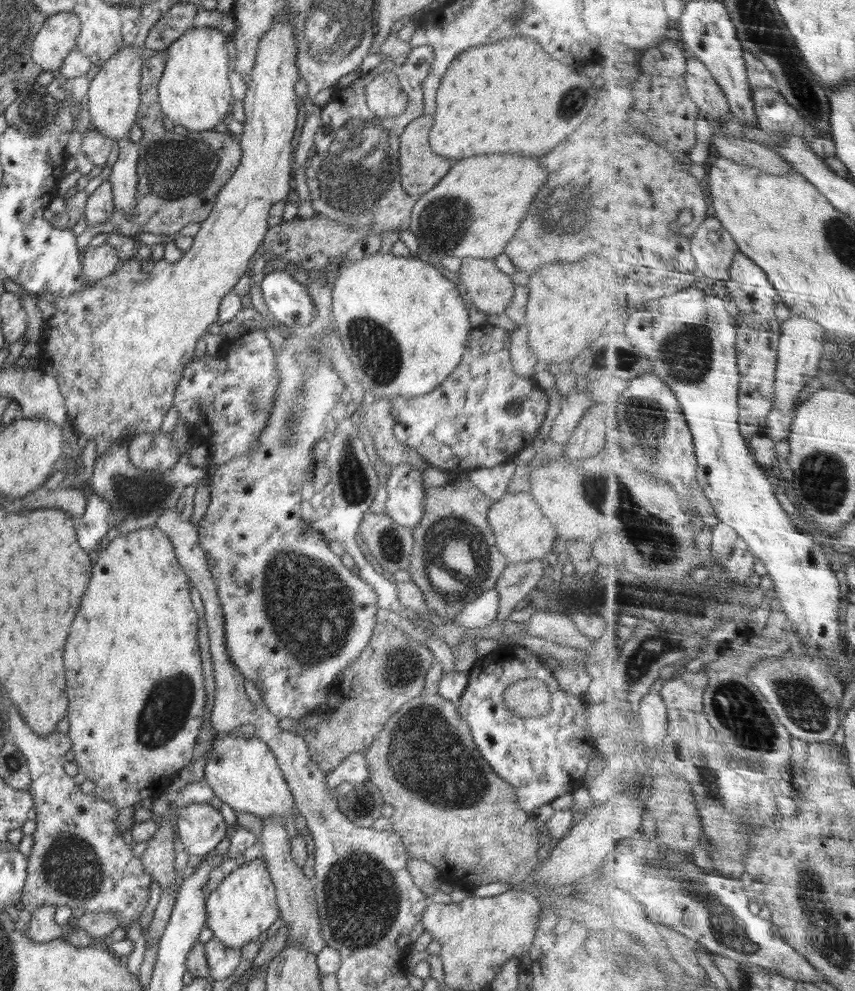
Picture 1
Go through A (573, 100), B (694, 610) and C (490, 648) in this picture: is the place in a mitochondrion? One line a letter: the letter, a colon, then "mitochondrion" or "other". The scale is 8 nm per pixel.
A: mitochondrion
B: mitochondrion
C: other

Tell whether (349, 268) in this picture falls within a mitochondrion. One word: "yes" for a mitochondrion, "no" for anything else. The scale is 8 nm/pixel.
no

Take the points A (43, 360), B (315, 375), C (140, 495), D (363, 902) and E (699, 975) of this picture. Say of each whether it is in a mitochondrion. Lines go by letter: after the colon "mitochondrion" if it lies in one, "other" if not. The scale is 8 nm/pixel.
A: other
B: mitochondrion
C: mitochondrion
D: mitochondrion
E: other

